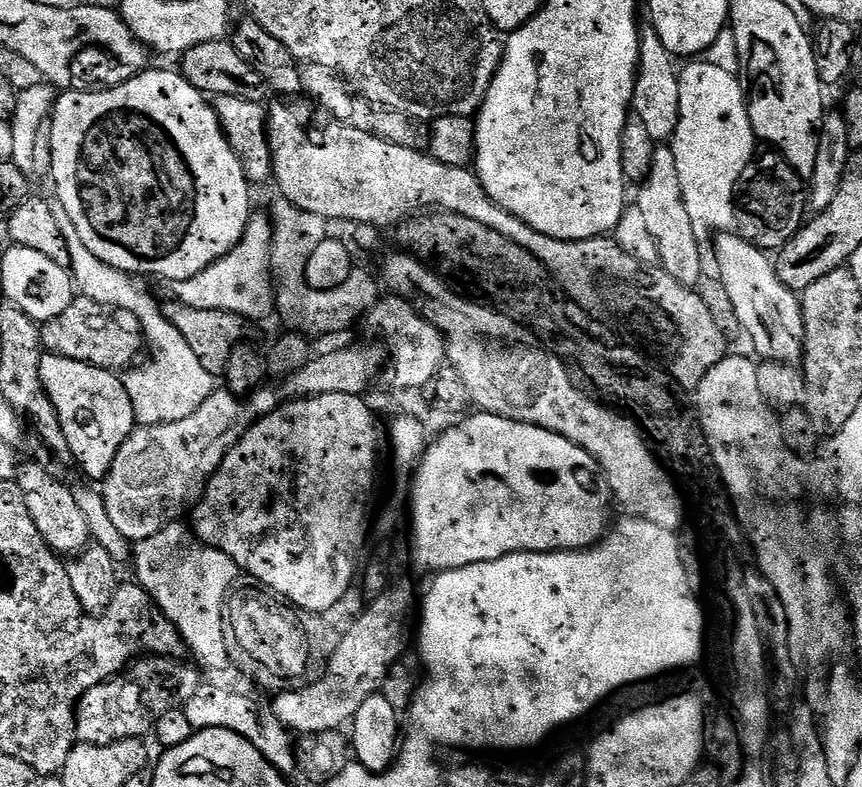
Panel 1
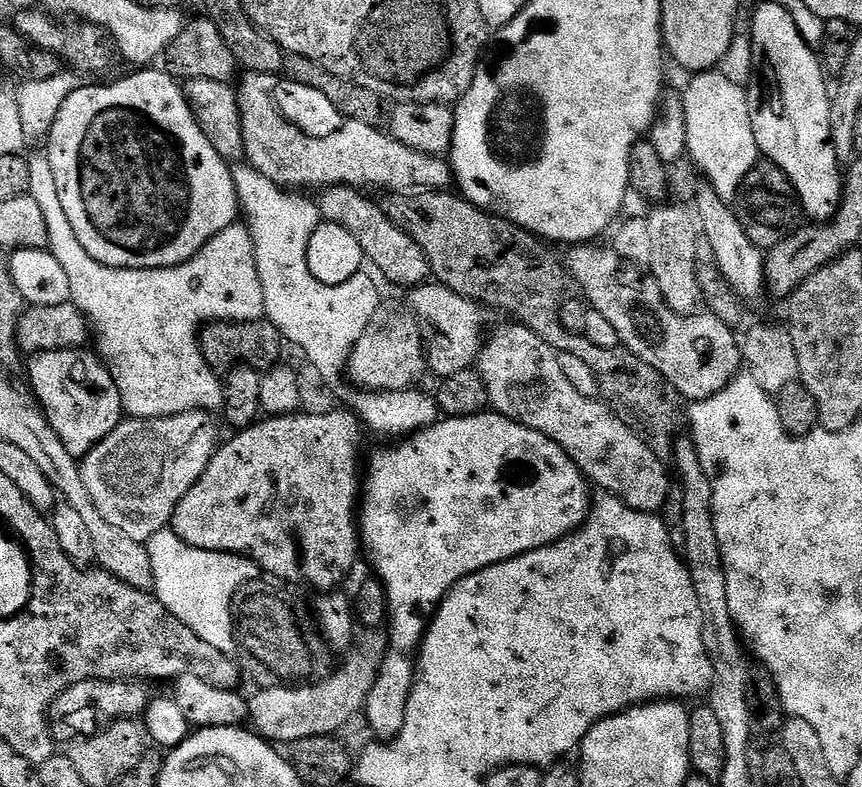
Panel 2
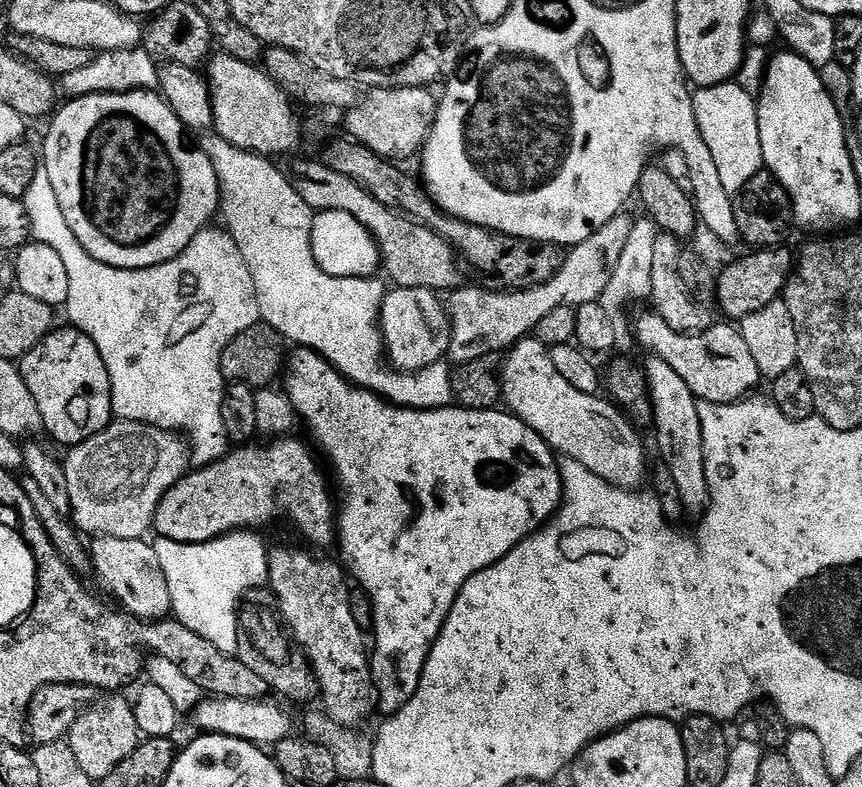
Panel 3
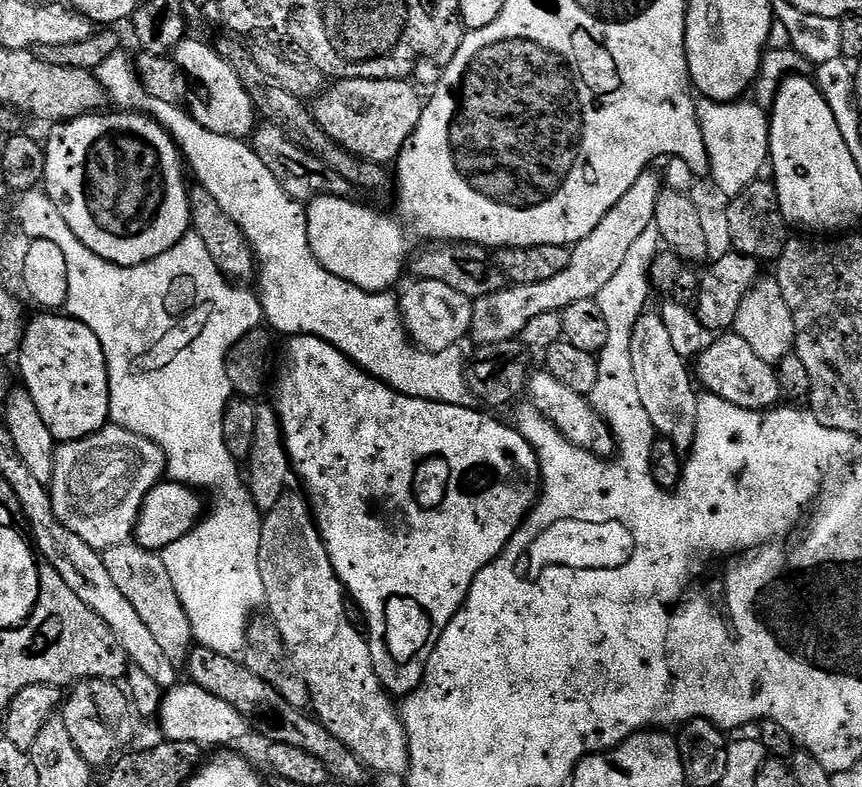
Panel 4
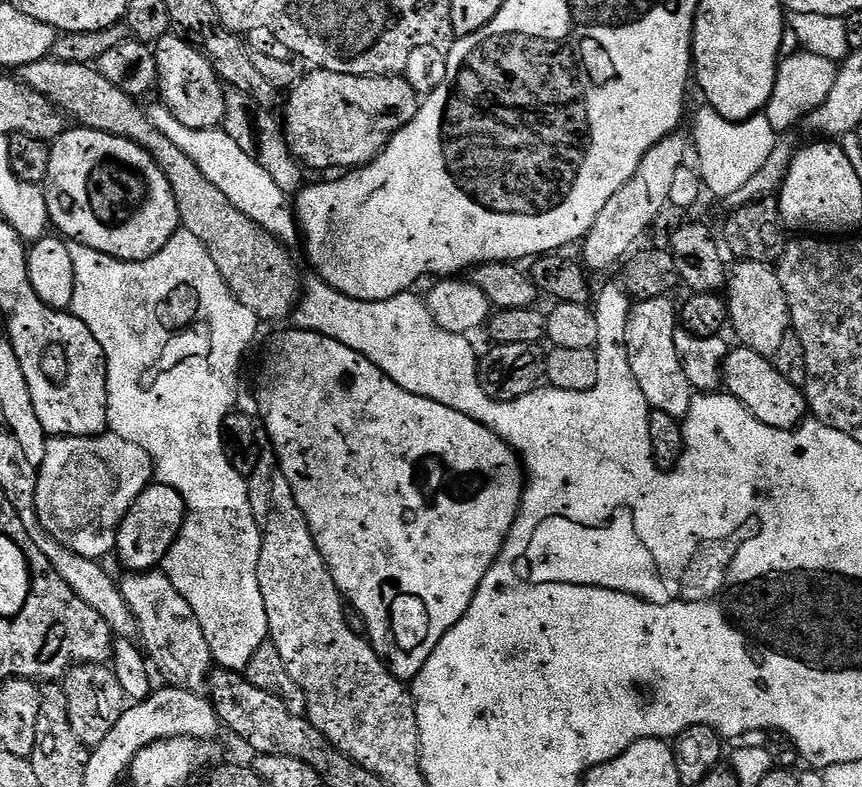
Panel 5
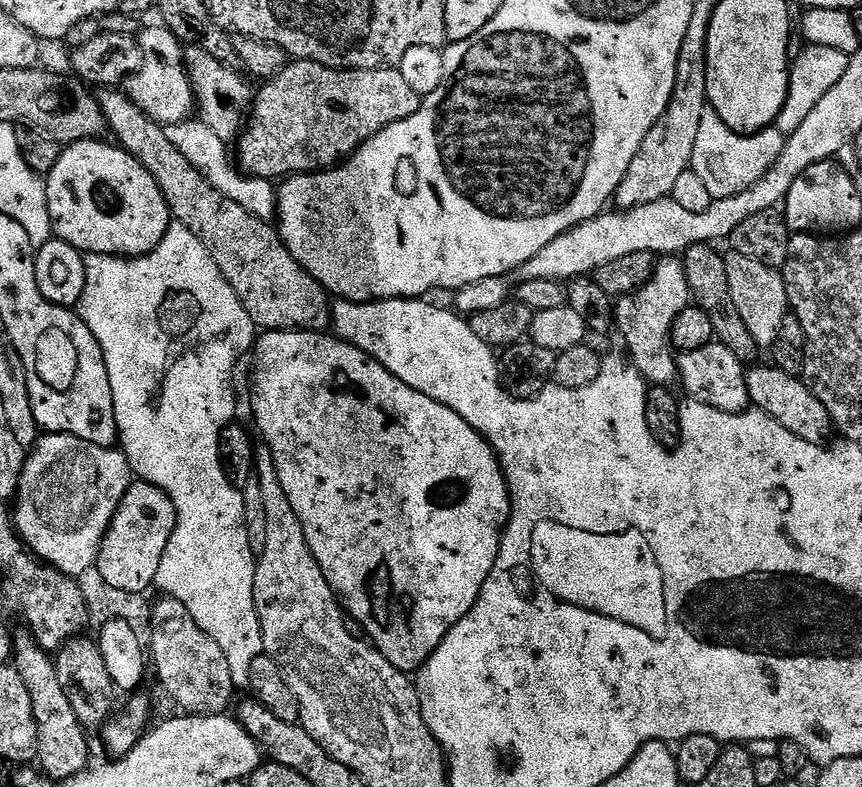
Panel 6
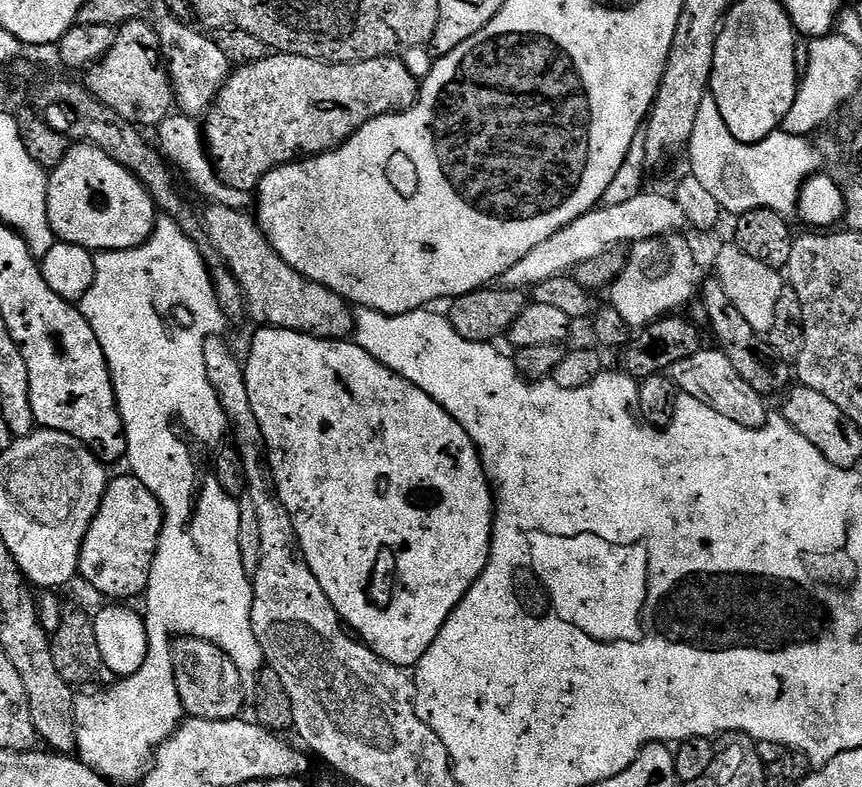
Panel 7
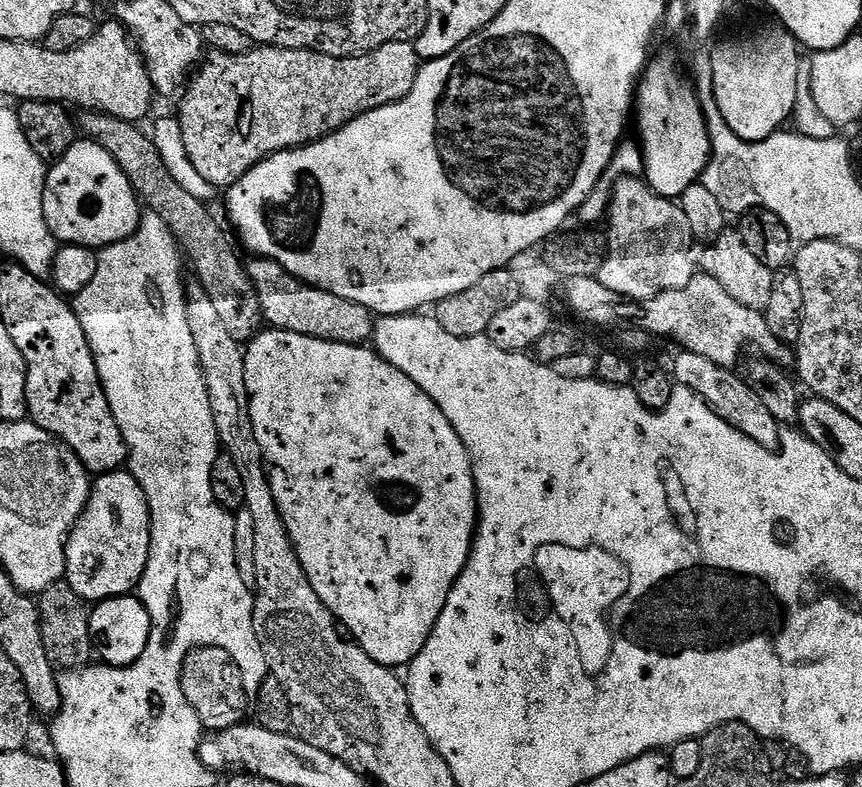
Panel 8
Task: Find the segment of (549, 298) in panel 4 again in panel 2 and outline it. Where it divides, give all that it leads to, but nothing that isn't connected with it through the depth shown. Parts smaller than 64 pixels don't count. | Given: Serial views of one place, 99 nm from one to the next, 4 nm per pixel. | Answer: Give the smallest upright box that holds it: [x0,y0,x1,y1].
[407,282,489,378]

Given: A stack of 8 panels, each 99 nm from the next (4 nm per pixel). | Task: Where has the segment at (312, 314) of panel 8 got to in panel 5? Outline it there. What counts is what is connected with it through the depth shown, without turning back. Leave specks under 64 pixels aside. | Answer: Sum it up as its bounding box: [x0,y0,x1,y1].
[19,58,302,320]

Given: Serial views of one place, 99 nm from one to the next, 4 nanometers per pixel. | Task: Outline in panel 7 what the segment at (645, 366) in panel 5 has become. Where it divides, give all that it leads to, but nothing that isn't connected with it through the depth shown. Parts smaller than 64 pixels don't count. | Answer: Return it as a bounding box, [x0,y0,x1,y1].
[610,234,698,330]

